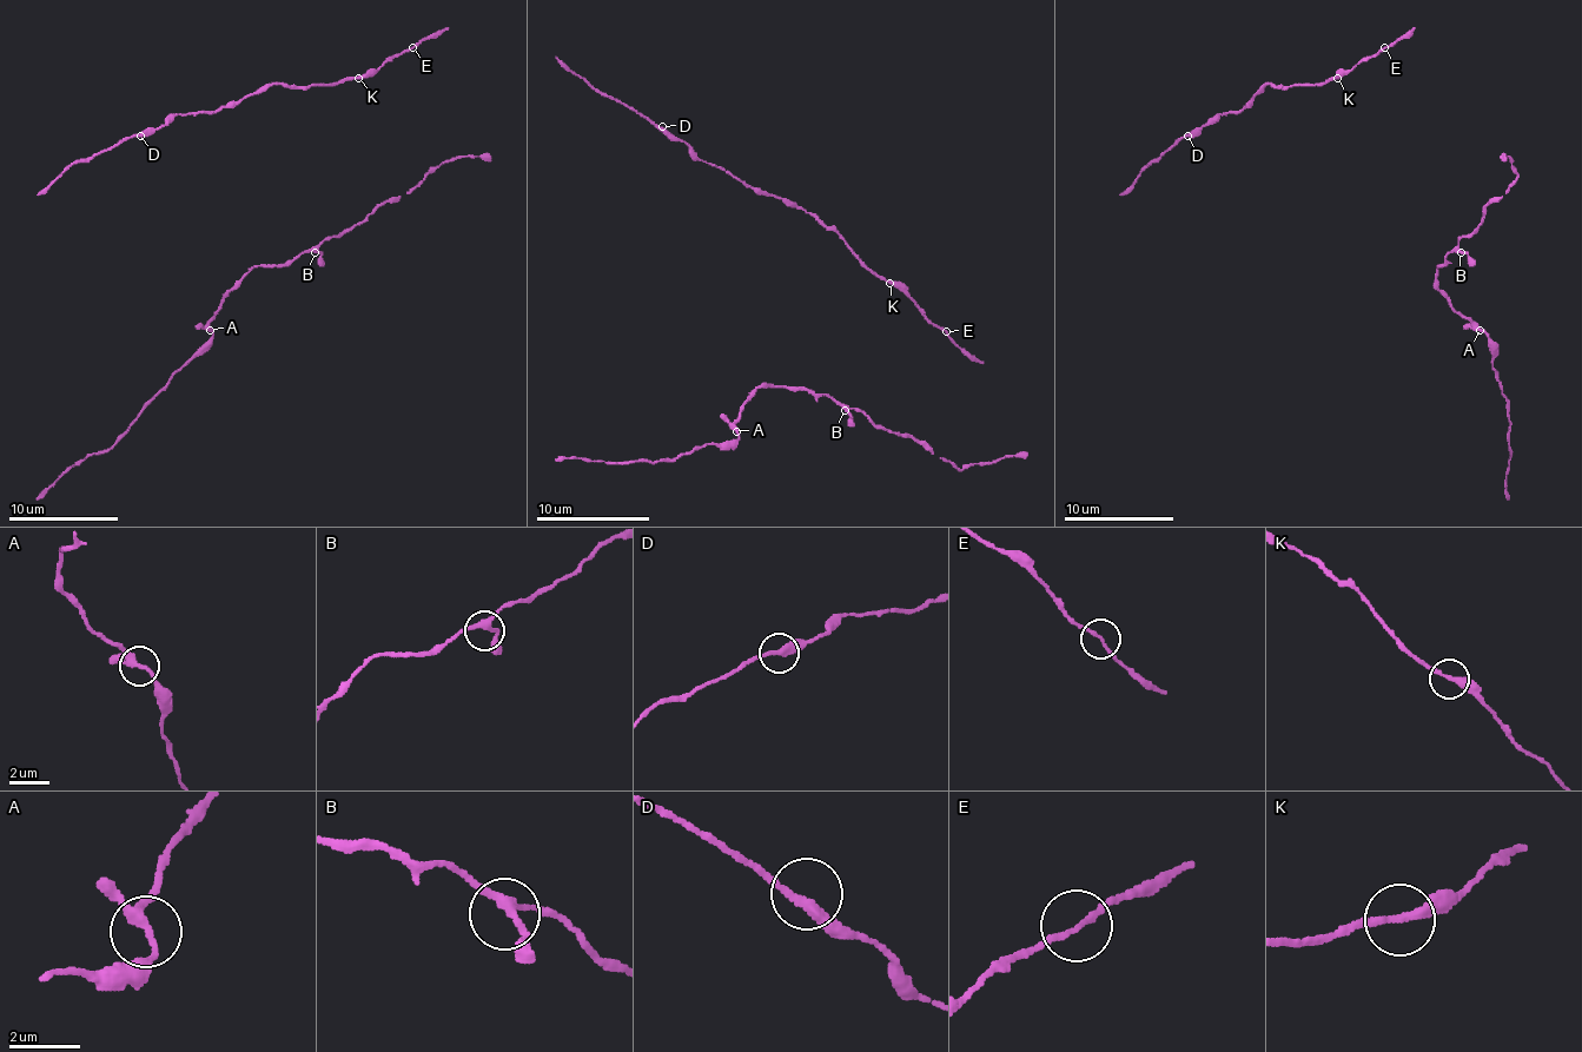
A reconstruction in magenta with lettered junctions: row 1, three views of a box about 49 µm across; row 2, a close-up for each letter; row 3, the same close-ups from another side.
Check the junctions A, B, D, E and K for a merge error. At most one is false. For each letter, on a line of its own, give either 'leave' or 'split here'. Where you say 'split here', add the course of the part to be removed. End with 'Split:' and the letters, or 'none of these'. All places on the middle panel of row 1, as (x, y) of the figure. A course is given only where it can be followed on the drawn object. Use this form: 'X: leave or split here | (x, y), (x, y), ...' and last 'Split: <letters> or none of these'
A: leave
B: leave
D: leave
E: leave
K: leave
Split: none of these

